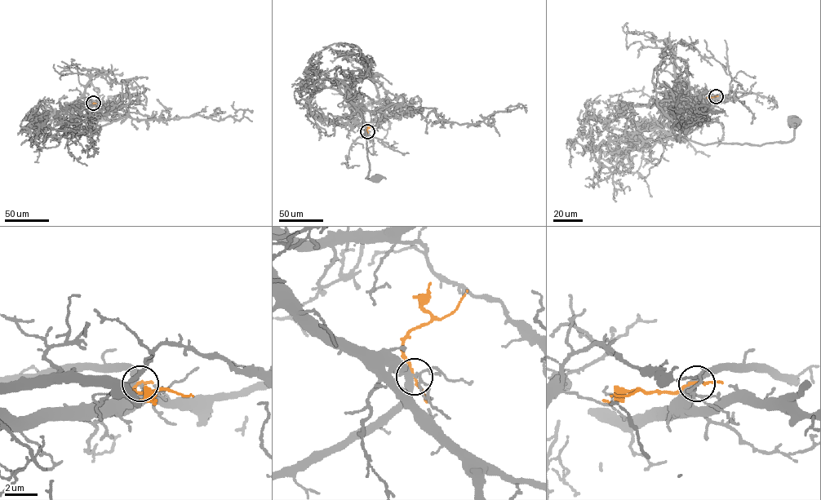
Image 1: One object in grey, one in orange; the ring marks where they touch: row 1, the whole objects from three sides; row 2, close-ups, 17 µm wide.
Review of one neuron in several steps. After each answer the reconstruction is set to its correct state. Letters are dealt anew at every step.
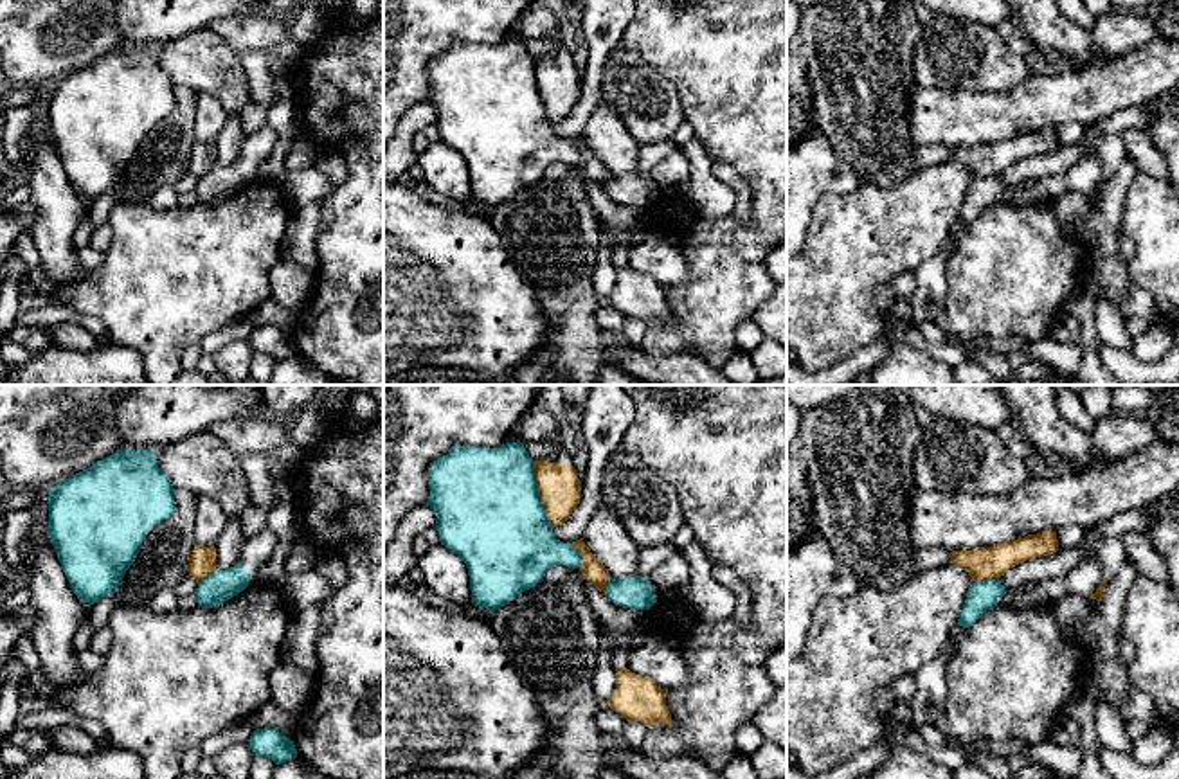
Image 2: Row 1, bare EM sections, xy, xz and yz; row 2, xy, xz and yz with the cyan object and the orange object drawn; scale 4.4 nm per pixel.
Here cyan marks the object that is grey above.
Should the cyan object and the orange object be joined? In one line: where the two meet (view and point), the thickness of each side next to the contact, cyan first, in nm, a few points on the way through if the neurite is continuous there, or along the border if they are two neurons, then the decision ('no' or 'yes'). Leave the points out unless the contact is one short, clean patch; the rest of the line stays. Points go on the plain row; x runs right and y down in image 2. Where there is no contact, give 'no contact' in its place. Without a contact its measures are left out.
meets cyan in xz at (539, 90); 480 nm thick on the cyan side, 190 nm on the other; no

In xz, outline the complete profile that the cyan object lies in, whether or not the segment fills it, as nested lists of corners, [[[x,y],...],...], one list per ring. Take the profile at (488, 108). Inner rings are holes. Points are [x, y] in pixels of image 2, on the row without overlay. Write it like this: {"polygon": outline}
{"polygon": [[[524,40],[497,45],[455,41],[428,65],[428,83],[427,103],[434,106],[439,139],[466,160],[472,200],[477,203],[493,210],[542,180],[549,166],[580,166],[580,148],[553,130],[538,90],[535,58]]]}

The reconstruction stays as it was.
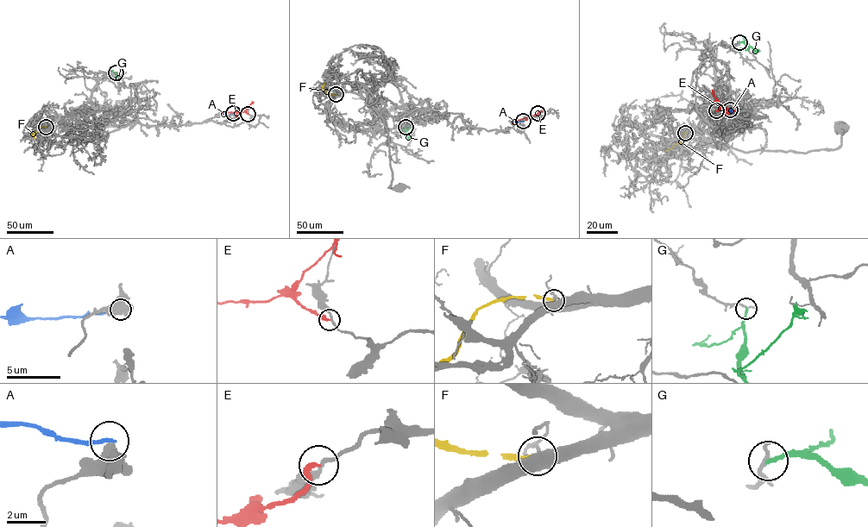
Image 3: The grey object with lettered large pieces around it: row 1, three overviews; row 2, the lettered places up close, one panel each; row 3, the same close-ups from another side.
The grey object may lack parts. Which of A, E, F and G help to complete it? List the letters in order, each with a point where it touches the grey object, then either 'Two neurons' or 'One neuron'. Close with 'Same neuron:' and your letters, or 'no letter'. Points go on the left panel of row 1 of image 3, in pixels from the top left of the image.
A: Touches grey at (233, 113). Two neurons
E: Touches grey at (248, 114). Two neurons
F: Touches grey at (46, 127). Two neurons
G: Touches grey at (116, 72). Two neurons
Same neuron: no letter

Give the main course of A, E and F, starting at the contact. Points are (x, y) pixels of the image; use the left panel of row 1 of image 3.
A: (233, 113), (223, 114)
E: (248, 114), (223, 114)
F: (46, 127), (40, 127), (34, 133), (34, 138)

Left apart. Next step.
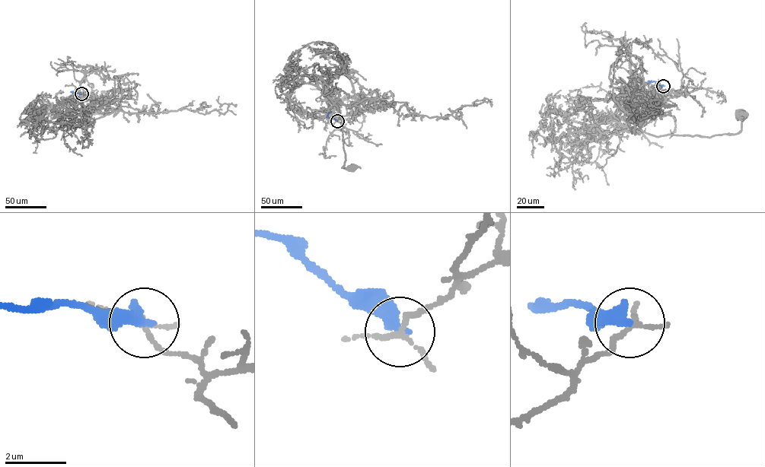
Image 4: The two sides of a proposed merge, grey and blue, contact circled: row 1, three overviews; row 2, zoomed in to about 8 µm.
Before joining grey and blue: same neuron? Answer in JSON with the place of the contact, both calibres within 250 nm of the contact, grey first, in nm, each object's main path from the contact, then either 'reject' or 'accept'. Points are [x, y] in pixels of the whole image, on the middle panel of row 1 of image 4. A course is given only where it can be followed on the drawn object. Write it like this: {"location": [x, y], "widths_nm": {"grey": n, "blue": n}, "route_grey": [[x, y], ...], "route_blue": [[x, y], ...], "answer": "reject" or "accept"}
{"location": [337, 121], "widths_nm": {"grey": 150, "blue": 440}, "route_grey": [[337, 121], [339, 118], [329, 109], [323, 93], [337, 107], [341, 117], [345, 161], [342, 167], [352, 168]], "route_blue": [[337, 121], [326, 116], [331, 112]], "answer": "reject"}

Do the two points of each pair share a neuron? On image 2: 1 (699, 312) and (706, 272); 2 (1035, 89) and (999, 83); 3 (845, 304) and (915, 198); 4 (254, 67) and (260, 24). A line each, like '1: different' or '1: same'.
1: same
2: different
3: same
4: different

